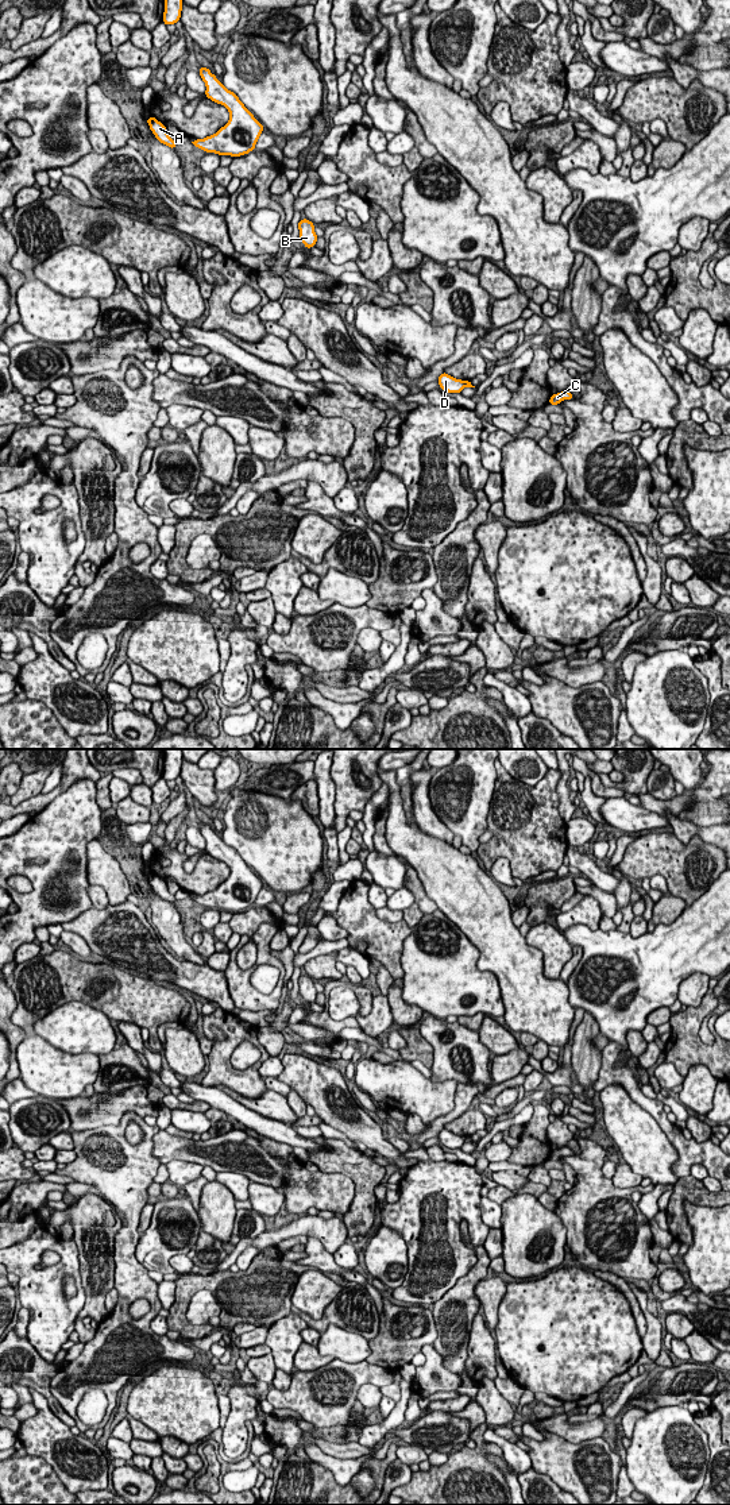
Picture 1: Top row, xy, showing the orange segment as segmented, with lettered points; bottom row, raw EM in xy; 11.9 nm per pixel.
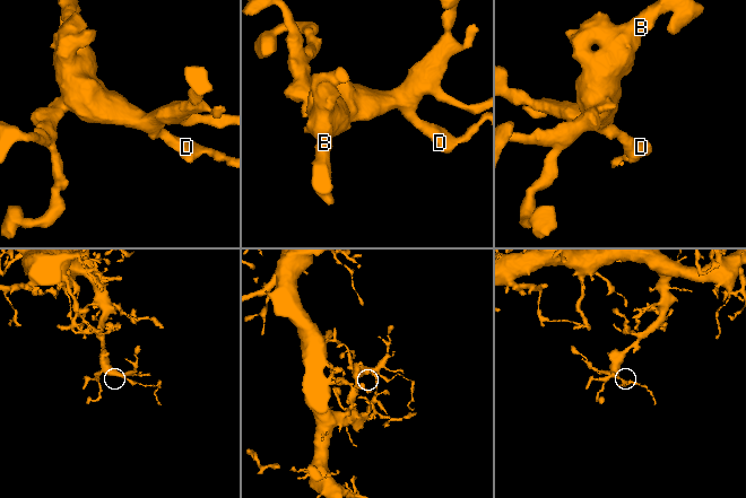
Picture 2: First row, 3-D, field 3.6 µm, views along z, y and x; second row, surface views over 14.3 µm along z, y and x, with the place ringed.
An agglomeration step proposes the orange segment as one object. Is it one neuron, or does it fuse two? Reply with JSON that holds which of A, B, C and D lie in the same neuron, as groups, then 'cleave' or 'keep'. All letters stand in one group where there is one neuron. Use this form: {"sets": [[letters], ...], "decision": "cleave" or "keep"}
{"sets": [["A", "B", "D"], ["C"]], "decision": "cleave"}

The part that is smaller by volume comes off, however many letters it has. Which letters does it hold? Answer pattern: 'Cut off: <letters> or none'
Cut off: C

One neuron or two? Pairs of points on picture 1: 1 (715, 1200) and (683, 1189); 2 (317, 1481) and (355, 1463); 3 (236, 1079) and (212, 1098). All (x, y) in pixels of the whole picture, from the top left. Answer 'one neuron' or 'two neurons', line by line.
1: one neuron
2: two neurons
3: two neurons

